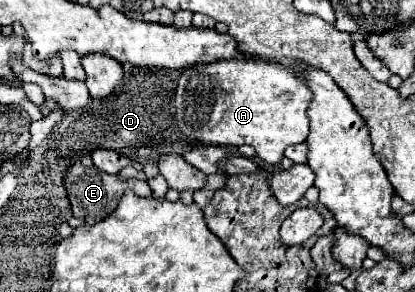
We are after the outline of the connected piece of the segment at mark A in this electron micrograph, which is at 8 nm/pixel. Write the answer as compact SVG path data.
M230 58L216 60L210 64L196 64L182 70L182 80L178 82L176 92L176 116L178 128L186 132L192 140L212 144L212 146L242 146L248 144L266 164L278 164L284 156L284 150L292 144L304 142L308 138L308 116L306 106L312 100L310 88L298 80L288 68L278 62L264 58Z

